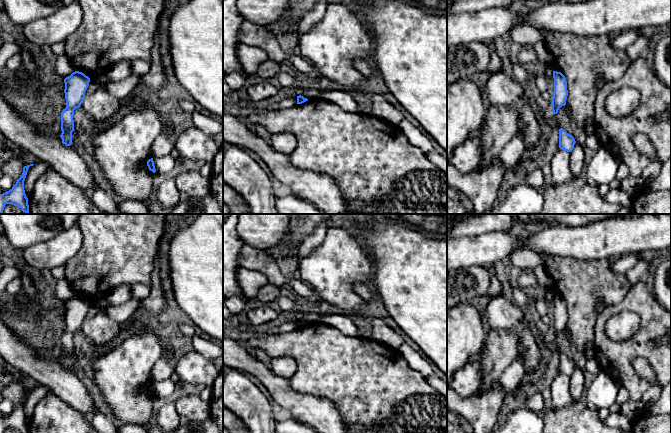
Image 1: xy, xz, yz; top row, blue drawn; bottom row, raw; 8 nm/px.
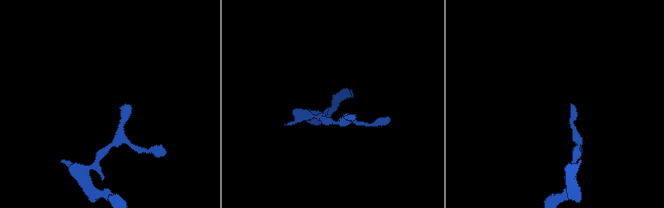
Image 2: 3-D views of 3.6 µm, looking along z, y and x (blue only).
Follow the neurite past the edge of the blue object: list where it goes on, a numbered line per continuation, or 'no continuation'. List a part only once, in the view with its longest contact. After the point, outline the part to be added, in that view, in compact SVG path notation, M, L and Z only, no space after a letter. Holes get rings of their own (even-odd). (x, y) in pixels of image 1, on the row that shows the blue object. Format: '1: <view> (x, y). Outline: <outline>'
no continuation

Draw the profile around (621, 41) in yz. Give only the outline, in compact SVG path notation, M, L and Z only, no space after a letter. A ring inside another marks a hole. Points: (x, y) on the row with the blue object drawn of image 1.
M631 29L613 36L612 46L616 50L625 50L629 45L634 43L640 37L640 30L641 29Z

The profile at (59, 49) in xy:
M59 42L52 45L52 50L56 56L64 55L66 52L66 45L64 42Z

